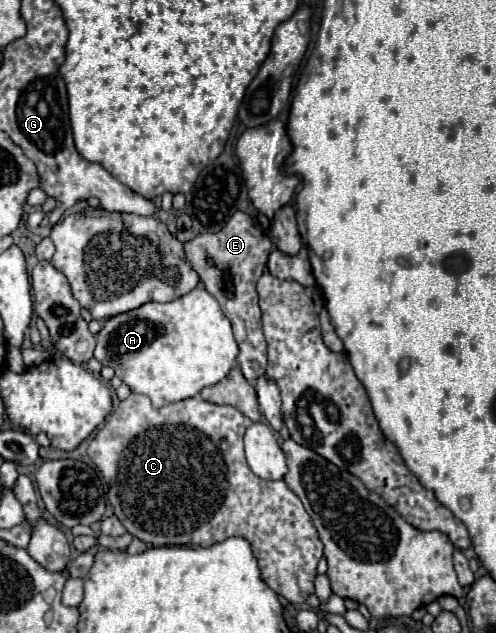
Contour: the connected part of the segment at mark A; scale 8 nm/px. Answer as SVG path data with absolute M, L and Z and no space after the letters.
M197 286L195 290L173 302L165 302L165 304L147 302L137 310L119 314L107 320L103 324L103 330L95 338L97 338L95 358L103 366L111 366L115 374L131 388L133 394L149 396L155 408L177 400L193 398L205 386L213 386L221 382L233 368L233 362L239 354L229 318L221 312L219 302L203 286Z

